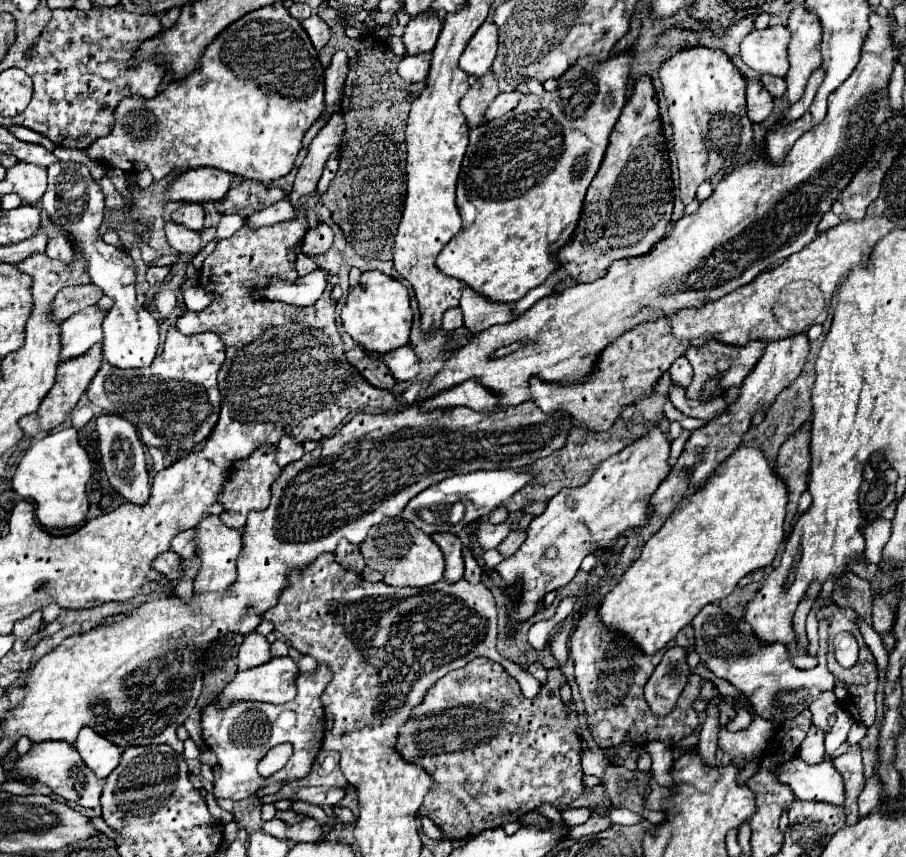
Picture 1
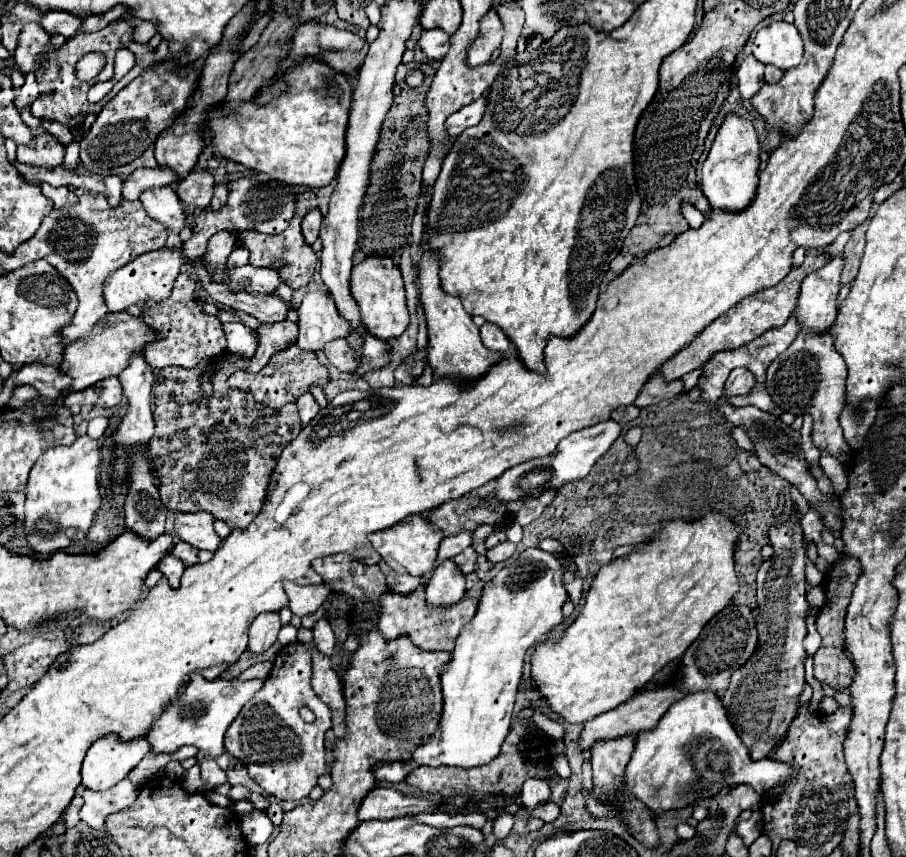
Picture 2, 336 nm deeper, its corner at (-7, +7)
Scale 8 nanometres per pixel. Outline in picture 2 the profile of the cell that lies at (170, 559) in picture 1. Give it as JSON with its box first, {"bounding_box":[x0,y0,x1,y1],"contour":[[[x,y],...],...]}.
{"bounding_box":[156,555,184,587],"contour":[[[166,555],[156,567],[158,567],[158,571],[162,571],[162,575],[168,579],[168,583],[170,583],[172,587],[178,587],[180,575],[182,575],[182,571],[184,571],[184,563],[180,563],[180,559],[176,559],[176,557],[172,557],[172,555]]]}

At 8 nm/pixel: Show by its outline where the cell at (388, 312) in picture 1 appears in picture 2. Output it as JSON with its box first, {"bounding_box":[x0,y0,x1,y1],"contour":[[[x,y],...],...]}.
{"bounding_box":[350,257,410,341],"contour":[[[366,257],[358,265],[354,265],[350,291],[360,307],[362,323],[372,335],[386,341],[386,339],[396,339],[406,331],[410,323],[410,315],[406,309],[406,291],[402,283],[402,273],[392,263],[390,257]]]}

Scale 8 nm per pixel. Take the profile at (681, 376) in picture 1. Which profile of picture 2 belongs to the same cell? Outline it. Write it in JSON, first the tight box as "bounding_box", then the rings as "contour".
{"bounding_box":[634,375,684,407],"contour":[[[652,375],[646,385],[642,387],[640,395],[636,397],[634,405],[636,407],[648,407],[648,405],[656,405],[660,401],[668,401],[668,399],[674,399],[676,395],[680,395],[684,389],[684,383],[682,379],[678,381],[672,381],[672,383],[662,383],[660,375]]]}

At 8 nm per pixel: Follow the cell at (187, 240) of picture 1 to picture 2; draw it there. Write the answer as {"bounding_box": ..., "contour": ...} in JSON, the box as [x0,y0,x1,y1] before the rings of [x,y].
{"bounding_box":[140,187,186,233],"contour":[[[158,187],[152,191],[144,191],[144,195],[140,195],[140,201],[146,213],[158,223],[162,223],[168,229],[168,233],[180,233],[182,227],[186,225],[182,201],[178,199],[172,187]]]}

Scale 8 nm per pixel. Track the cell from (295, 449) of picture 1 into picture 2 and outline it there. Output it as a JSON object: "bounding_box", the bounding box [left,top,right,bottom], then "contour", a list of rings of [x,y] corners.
{"bounding_box":[296,393,320,427],"contour":[[[304,393],[304,395],[296,401],[296,405],[298,405],[298,413],[300,413],[302,427],[306,427],[306,425],[318,415],[318,411],[320,411],[320,407],[316,405],[316,401],[314,401],[314,397],[312,397],[310,393]]]}

